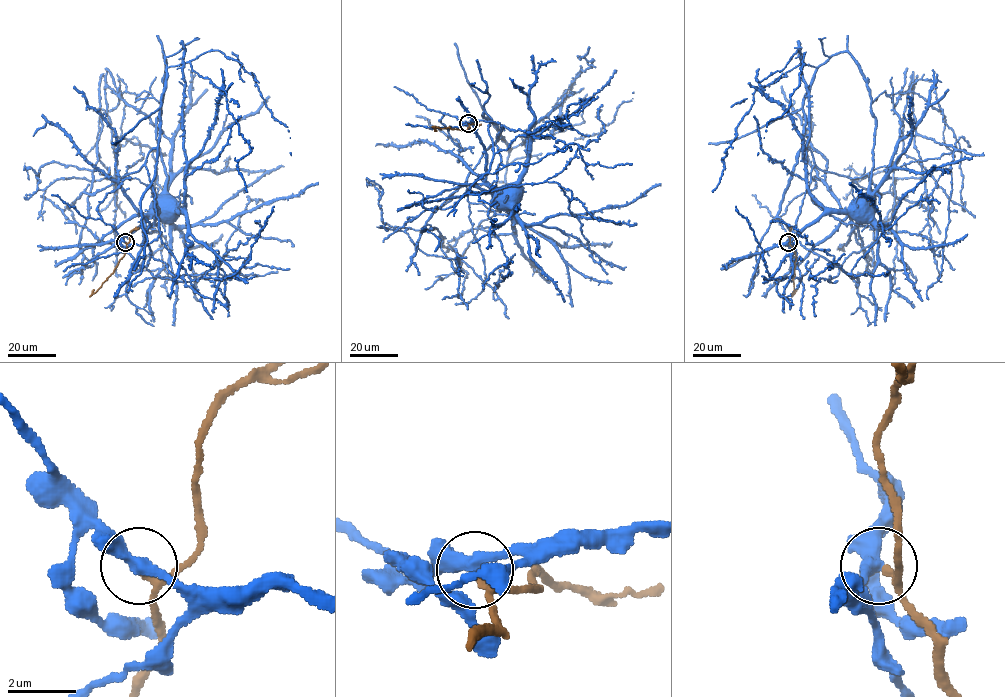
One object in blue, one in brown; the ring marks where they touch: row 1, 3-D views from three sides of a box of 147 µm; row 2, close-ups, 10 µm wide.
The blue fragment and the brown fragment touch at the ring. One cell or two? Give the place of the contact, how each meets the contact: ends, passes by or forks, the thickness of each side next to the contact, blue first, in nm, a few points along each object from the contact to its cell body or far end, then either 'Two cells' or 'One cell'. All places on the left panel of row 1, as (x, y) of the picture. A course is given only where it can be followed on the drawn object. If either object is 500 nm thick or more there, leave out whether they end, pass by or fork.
Place: (125, 242). At the ring blue passes by. At the ring brown passes by. Thickness 360 nm (blue) against 160 nm. Course of blue: (125, 242), (148, 244), (159, 235), (153, 189), (158, 214), (151, 225), (147, 217), (168, 198), (168, 202). Course of brown: (125, 242), (124, 256), (92, 294), (94, 289). Two cells

